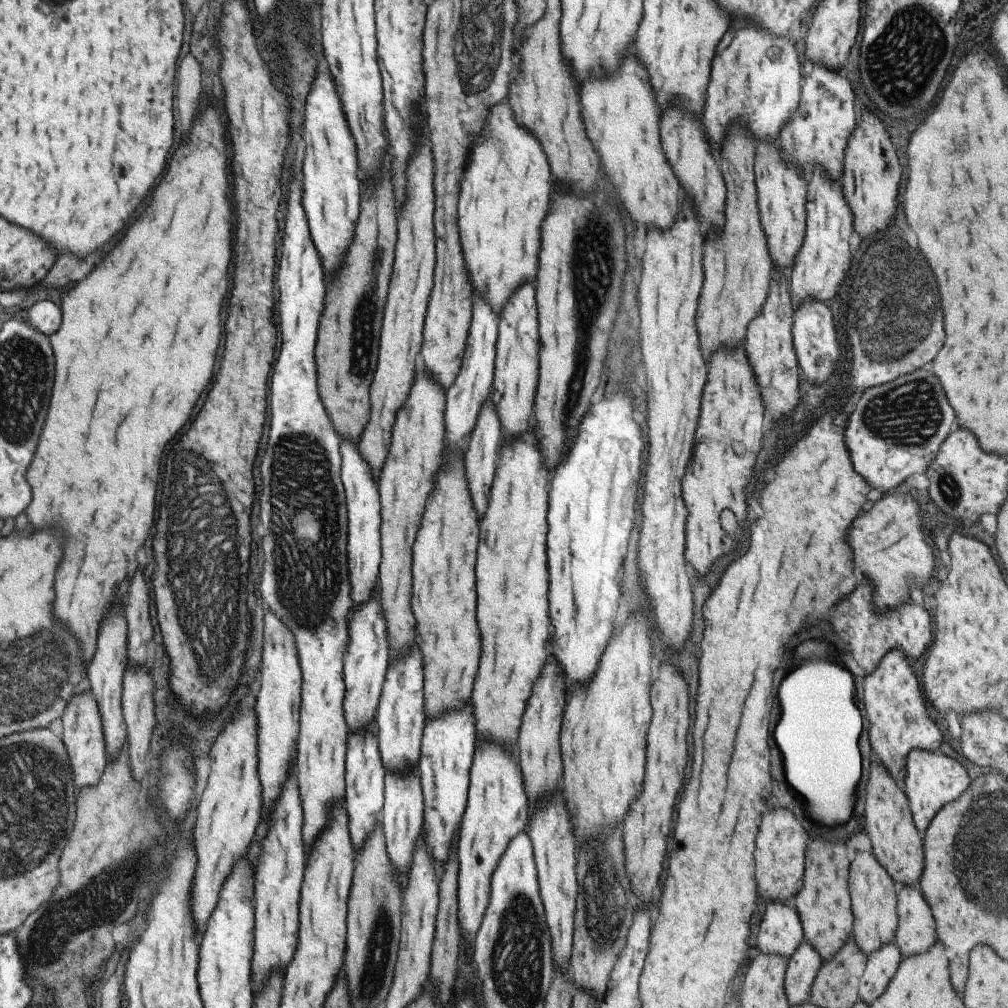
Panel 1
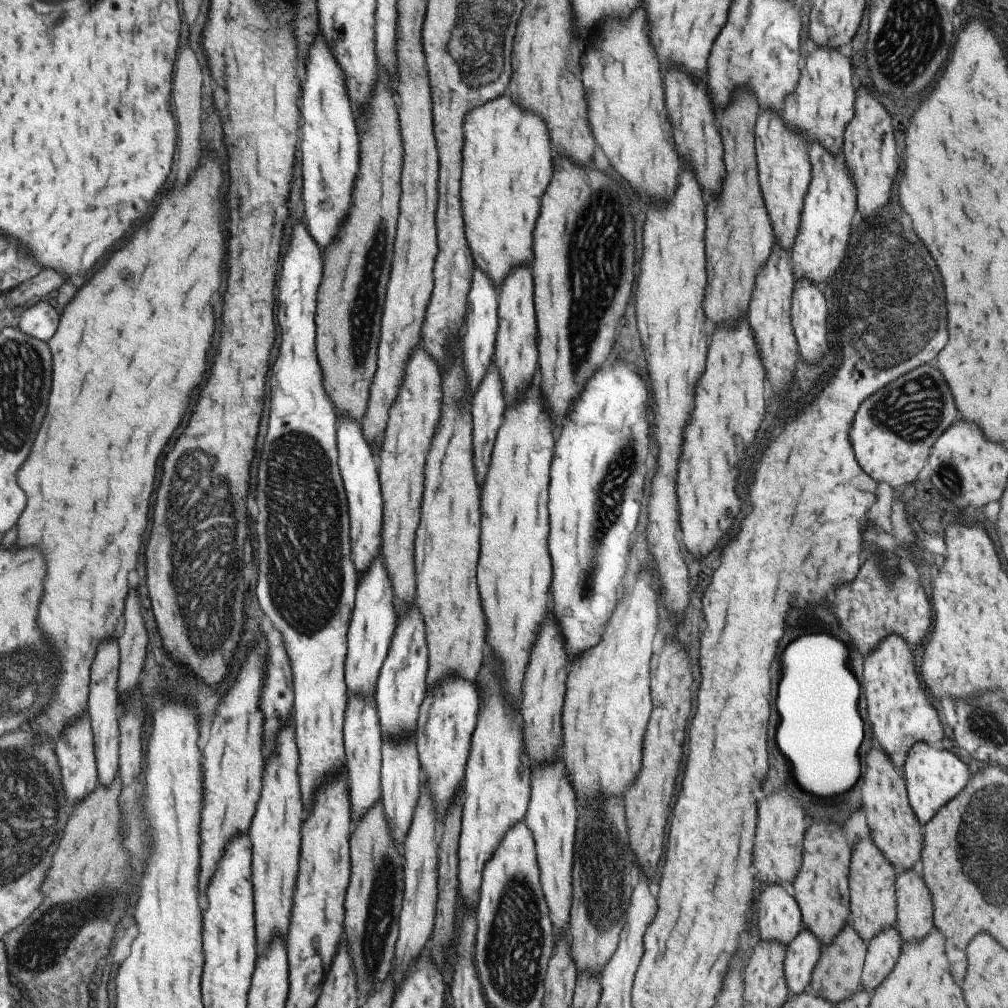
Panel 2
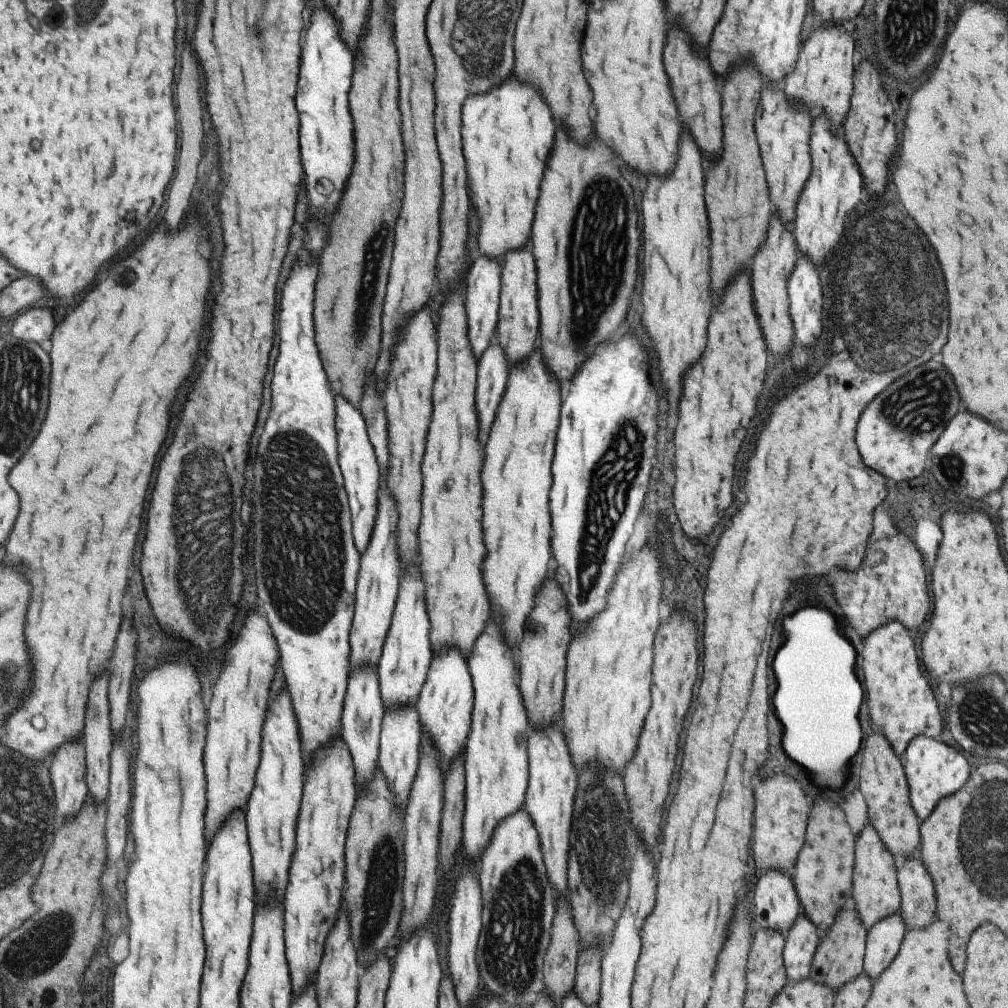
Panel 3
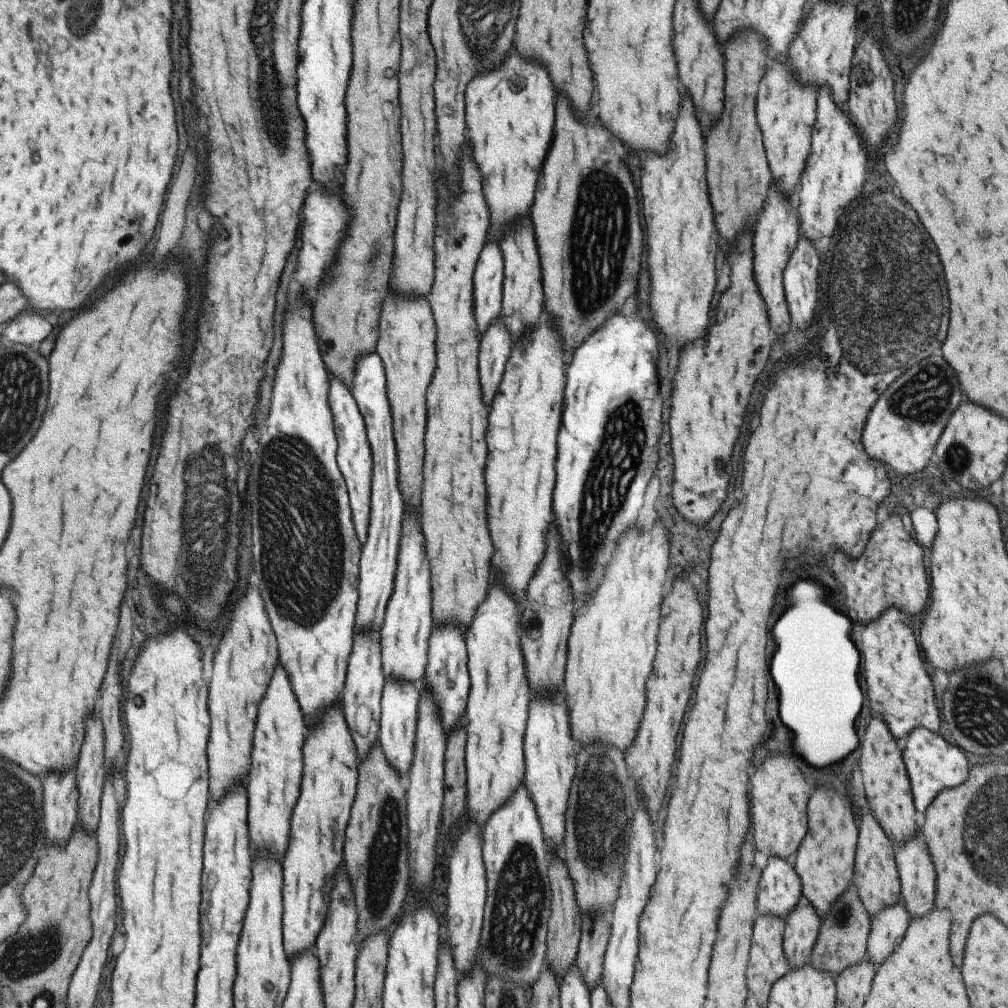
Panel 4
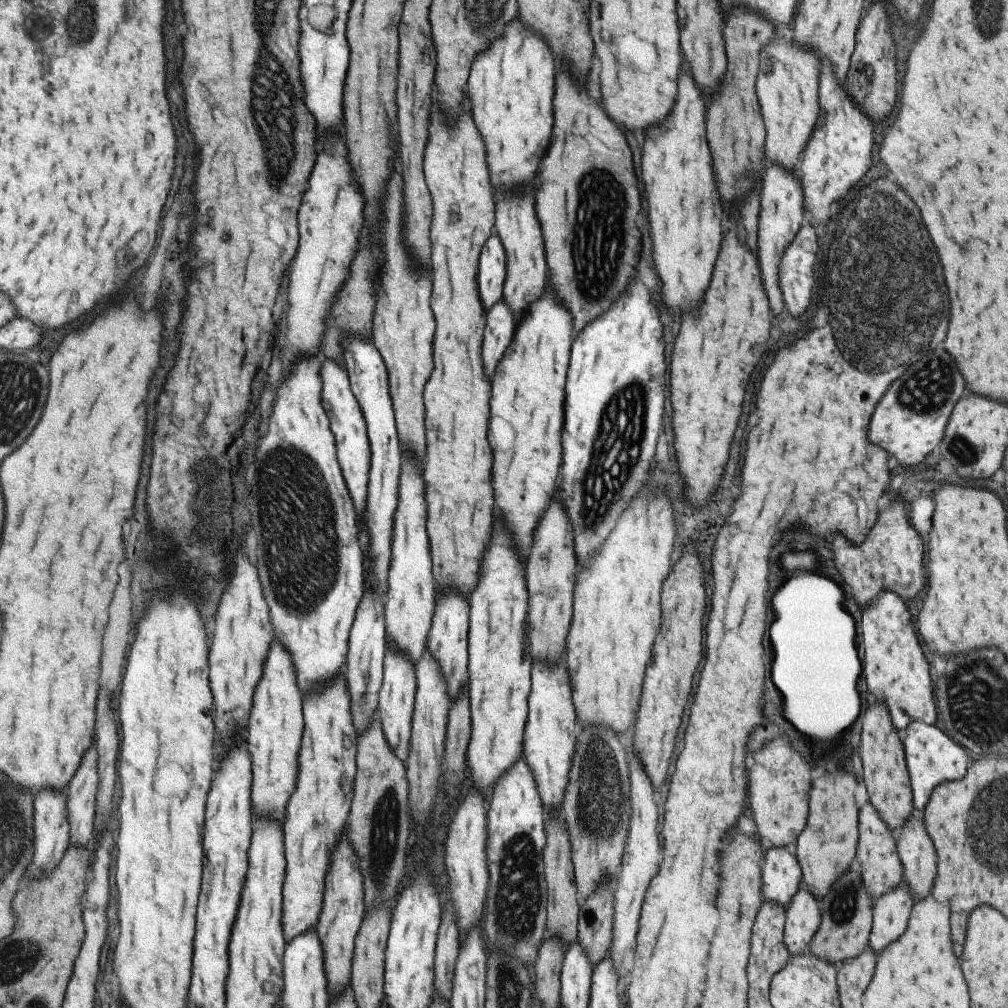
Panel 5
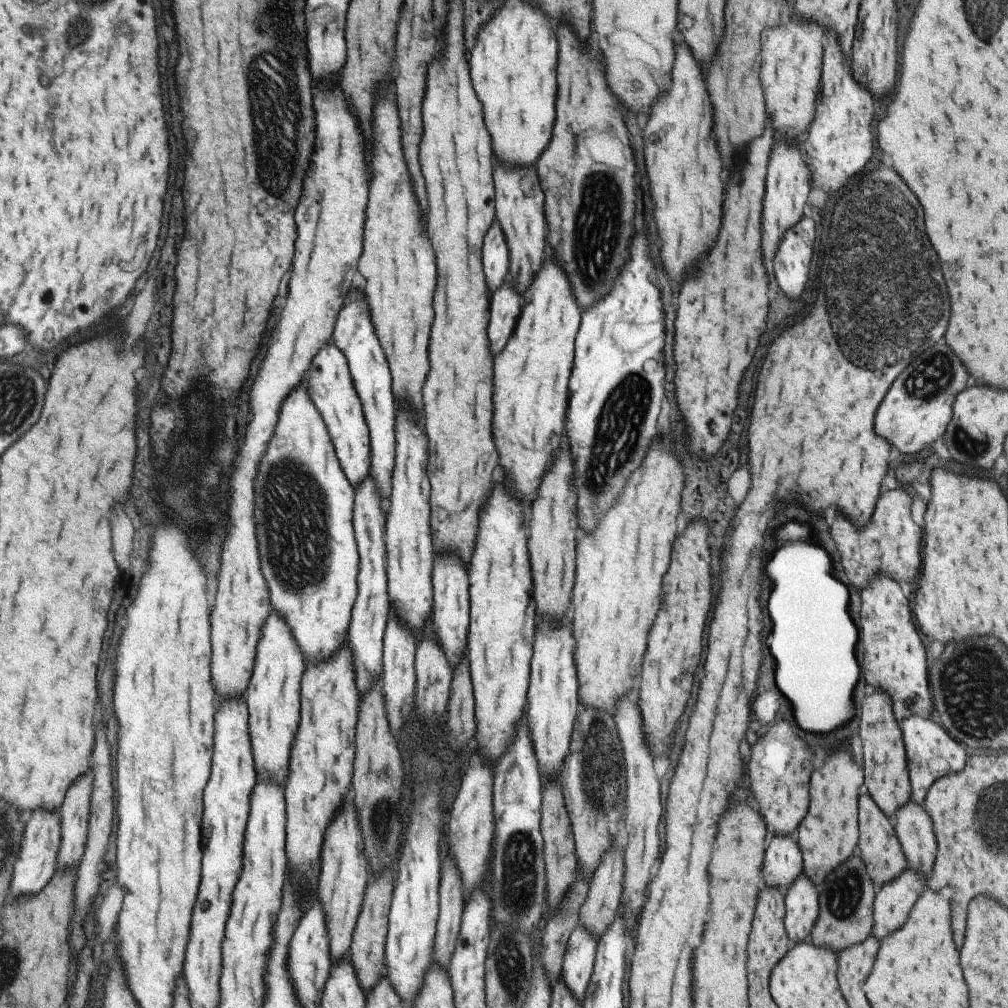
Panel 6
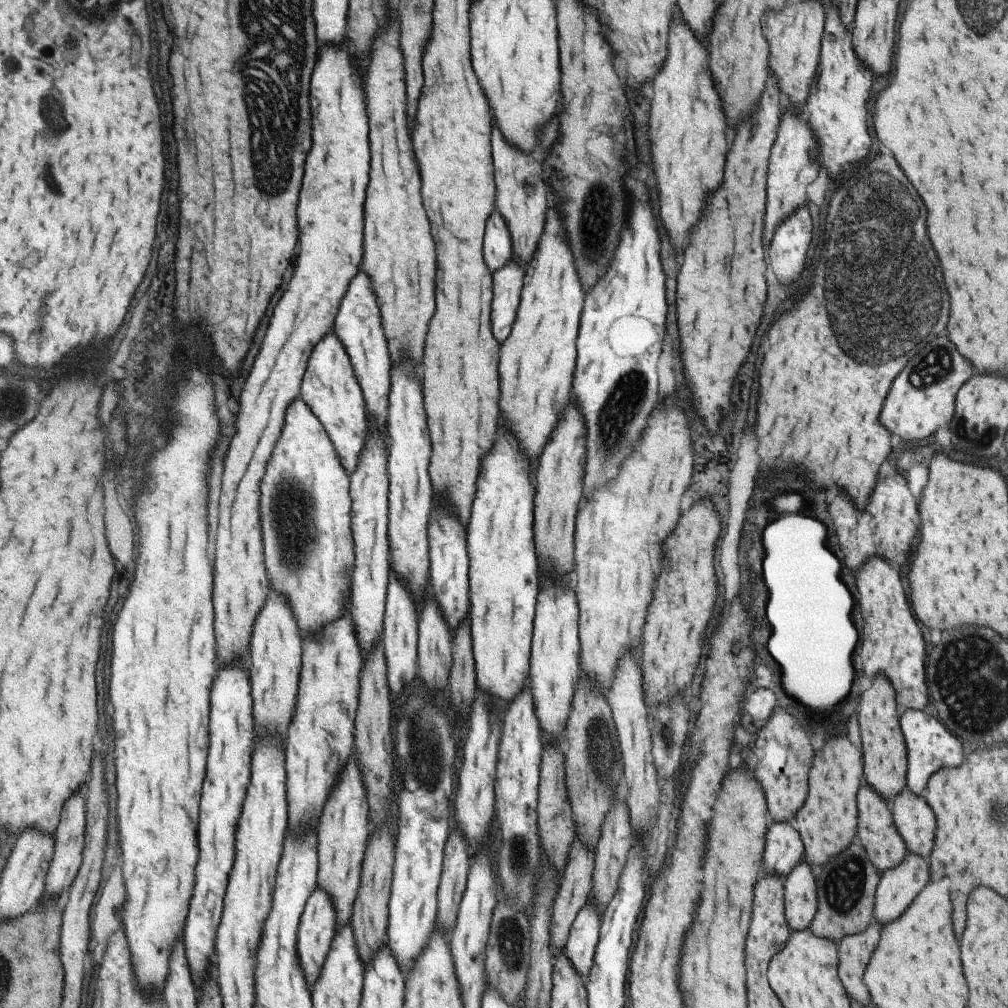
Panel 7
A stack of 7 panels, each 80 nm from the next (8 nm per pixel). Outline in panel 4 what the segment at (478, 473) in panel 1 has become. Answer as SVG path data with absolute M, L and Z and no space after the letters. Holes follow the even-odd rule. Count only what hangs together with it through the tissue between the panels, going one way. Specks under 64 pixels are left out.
M501 324L489 326L479 344L479 384L485 406L491 406L493 394L497 392L509 350L511 340L505 328Z

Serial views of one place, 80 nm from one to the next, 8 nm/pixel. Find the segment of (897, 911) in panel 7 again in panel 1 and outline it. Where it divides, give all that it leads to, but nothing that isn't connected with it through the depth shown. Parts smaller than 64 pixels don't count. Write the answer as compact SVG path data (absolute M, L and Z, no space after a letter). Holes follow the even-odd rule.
M893 941L886 942L872 952L866 958L864 971L858 982L859 1000L869 1006L885 990L902 959Z

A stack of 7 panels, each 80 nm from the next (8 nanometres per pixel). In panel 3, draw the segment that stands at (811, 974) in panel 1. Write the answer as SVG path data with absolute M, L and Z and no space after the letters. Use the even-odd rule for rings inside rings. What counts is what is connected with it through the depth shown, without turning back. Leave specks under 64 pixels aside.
M800 912L783 937L782 963L786 977L791 983L807 979L811 959L821 939L819 930Z

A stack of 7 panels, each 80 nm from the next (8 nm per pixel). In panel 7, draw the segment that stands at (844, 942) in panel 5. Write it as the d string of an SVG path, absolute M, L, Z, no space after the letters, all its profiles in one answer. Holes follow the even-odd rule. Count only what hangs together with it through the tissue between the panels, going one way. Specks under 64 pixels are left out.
M857 840L815 872L816 913L808 926L813 936L833 941L835 944L847 935L862 933L873 922L874 890L879 876L868 861L865 849Z

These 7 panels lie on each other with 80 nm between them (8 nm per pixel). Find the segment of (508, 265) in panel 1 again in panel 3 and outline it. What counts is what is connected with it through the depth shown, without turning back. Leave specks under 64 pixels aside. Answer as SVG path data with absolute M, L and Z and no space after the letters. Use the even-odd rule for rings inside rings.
M513 76L487 94L471 96L461 110L461 144L469 184L469 202L477 216L477 250L497 262L505 252L527 244L549 148L553 120L539 94Z

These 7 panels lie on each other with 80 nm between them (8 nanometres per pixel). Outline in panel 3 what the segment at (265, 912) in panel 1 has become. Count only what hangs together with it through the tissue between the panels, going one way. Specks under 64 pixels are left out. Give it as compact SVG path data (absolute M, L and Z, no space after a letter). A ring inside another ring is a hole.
M285 692L277 694L277 700L267 710L264 716L265 724L261 727L260 756L256 773L255 788L247 802L245 812L245 826L249 836L249 850L251 850L252 881L257 892L257 904L263 904L265 900L281 900L283 902L283 890L287 882L287 868L291 862L291 854L295 848L295 820L299 814L299 800L301 800L301 786L303 786L303 761L299 756L299 736L297 736L297 721L291 710L289 696Z

